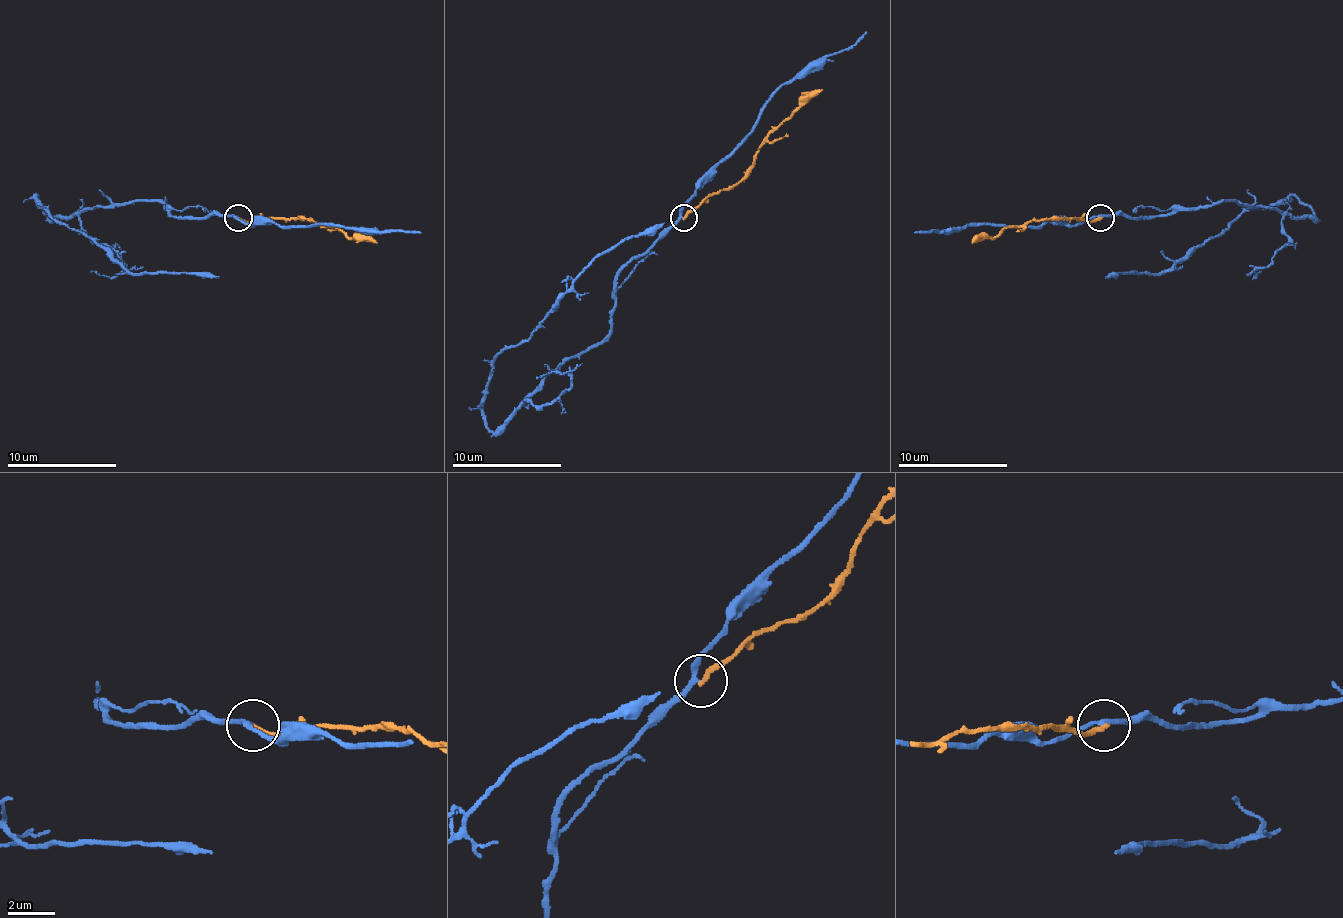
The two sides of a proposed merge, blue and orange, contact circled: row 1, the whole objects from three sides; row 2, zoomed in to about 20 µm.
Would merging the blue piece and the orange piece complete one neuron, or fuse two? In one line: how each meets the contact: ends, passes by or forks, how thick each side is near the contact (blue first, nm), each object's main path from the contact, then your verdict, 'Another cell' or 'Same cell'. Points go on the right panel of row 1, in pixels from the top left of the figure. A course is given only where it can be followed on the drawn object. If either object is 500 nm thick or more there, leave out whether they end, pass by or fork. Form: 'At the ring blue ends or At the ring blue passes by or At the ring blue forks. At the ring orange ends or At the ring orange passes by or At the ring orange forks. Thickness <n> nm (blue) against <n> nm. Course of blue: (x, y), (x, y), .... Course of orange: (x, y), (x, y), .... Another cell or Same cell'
At the ring blue passes by. At the ring orange ends. Thickness 170 nm (blue) against 200 nm. Course of blue: (1099, 217), (1154, 217), (1220, 200), (1314, 214), (1289, 195), (1242, 211), (1226, 230), (1157, 274), (1105, 277). Course of orange: (1099, 217), (1094, 222), (1030, 219), (1006, 228), (995, 239), (978, 239), (973, 244). Another cell

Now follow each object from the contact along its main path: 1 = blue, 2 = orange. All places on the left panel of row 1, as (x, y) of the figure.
1: (237, 217), (174, 217), (157, 200), (56, 217), (36, 195), (47, 211), (133, 274), (218, 277)
2: (237, 217), (248, 222), (311, 219), (336, 228), (350, 239), (372, 239), (377, 244)

